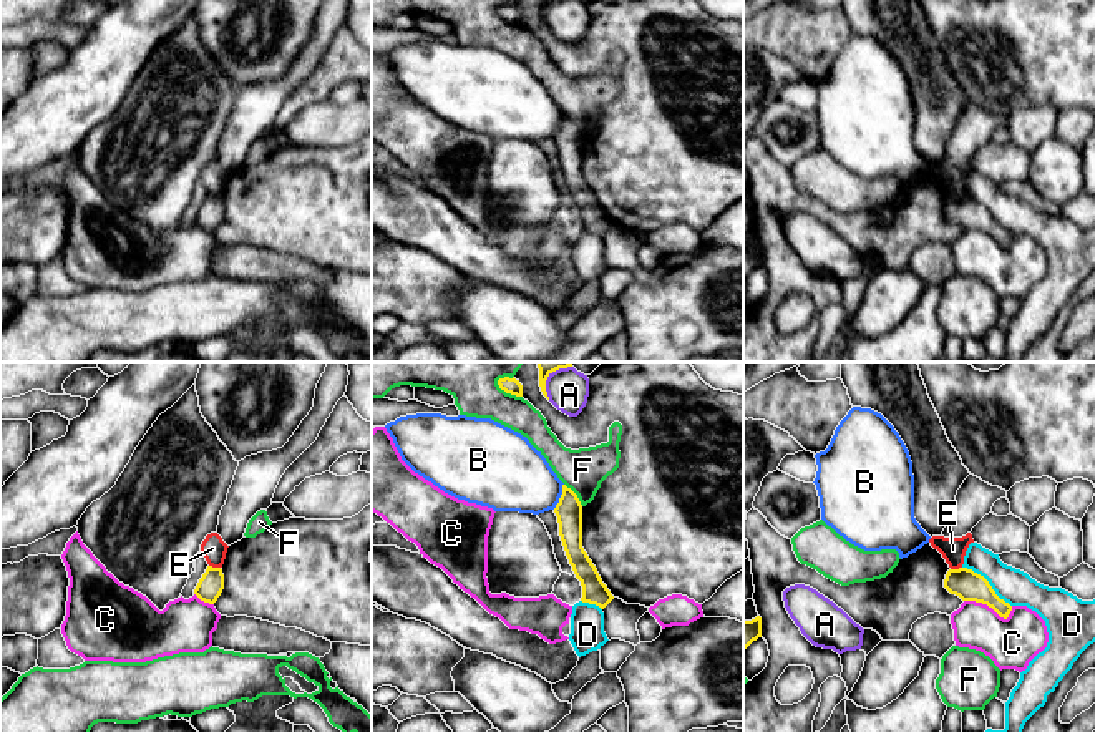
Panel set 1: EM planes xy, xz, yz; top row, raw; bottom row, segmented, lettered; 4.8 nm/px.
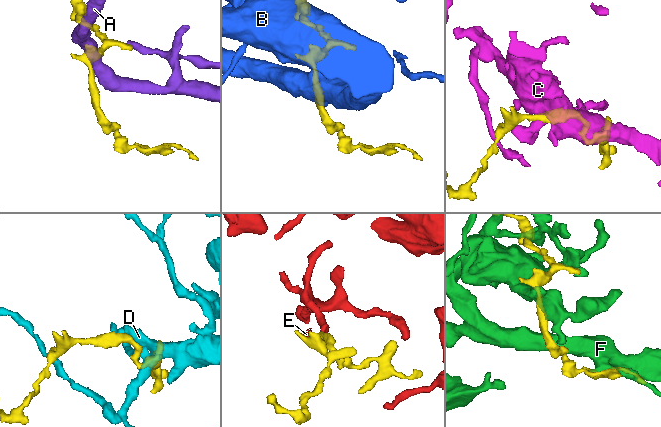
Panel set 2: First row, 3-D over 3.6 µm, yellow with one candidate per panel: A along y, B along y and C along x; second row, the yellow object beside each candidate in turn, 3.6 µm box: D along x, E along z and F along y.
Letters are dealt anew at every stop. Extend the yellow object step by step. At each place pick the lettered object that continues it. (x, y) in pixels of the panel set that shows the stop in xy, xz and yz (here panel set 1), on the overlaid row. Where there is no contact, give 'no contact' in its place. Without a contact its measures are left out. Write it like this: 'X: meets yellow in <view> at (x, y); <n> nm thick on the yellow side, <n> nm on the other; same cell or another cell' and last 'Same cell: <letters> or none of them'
A: meets yellow in xz at (548, 375); 110 nm thick on the yellow side, 200 nm on the other; another cell
B: meets yellow in xz at (561, 497); 130 nm thick on the yellow side, 340 nm on the other; another cell
C: meets yellow in yz at (989, 606); 140 nm thick on the yellow side, 240 nm on the other; another cell
D: meets yellow in yz at (987, 583); 140 nm thick on the yellow side, 170 nm on the other; another cell
E: meets yellow in xy at (214, 568); 120 nm thick on the yellow side, 120 nm on the other; another cell
F: meets yellow in xz at (576, 495); 130 nm thick on the yellow side, 220 nm on the other; another cell
Same cell: none of them

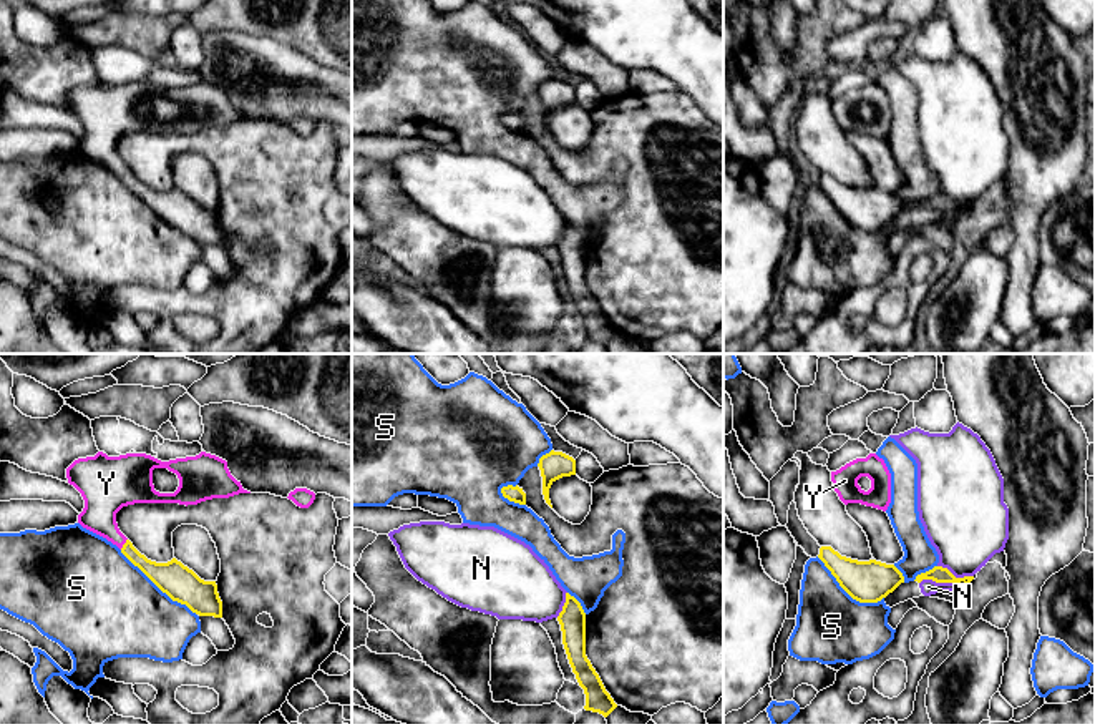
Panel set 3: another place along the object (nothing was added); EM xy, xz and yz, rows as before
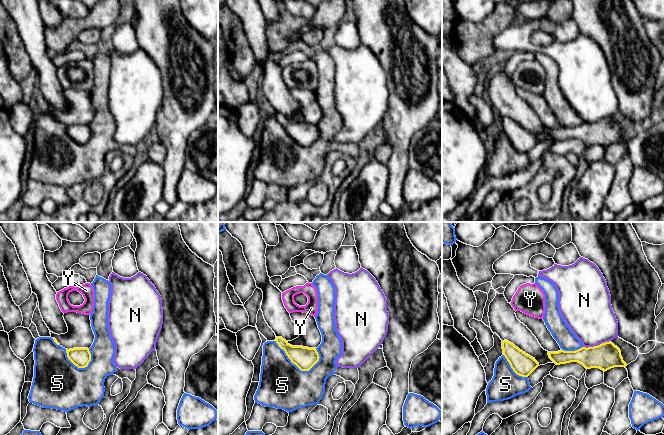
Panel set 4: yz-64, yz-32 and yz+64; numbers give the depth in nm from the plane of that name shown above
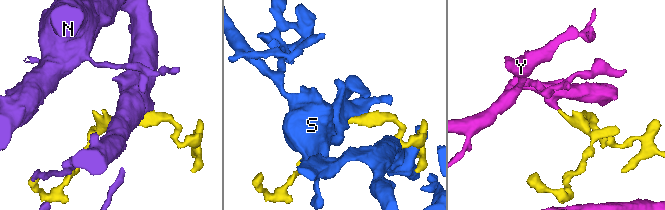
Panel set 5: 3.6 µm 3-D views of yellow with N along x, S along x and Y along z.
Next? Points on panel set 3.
N: meets yellow in yz at (939, 582); 80 nm thick on the yellow side, 80 nm on the other; another cell
S: meets yellow in xy at (158, 587); 170 nm thick on the yellow side, 460 nm on the other; another cell
Y: meets yellow in xy at (125, 543); 130 nm thick on the yellow side, 190 nm on the other; same cell
Same cell: Y

